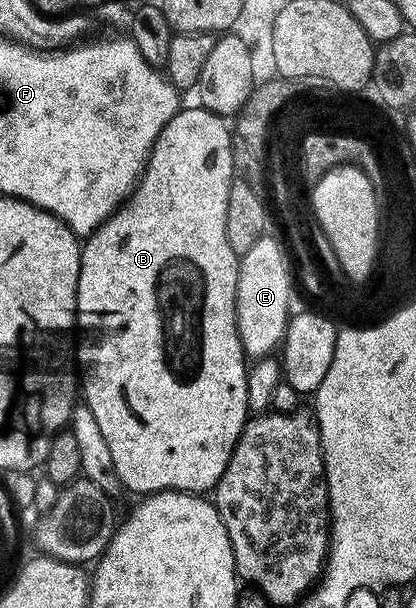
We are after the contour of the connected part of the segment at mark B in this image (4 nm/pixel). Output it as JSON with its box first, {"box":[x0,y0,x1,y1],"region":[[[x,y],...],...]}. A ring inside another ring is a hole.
{"box":[77,109,251,496],"region":[[[179,109],[178,114],[166,125],[162,135],[156,140],[146,173],[142,175],[132,197],[126,205],[107,220],[96,233],[89,235],[82,246],[82,271],[79,278],[77,325],[82,328],[82,362],[86,365],[84,378],[84,402],[90,405],[90,414],[106,441],[106,450],[114,461],[114,474],[138,496],[151,494],[197,494],[206,496],[217,491],[222,477],[230,467],[232,456],[238,447],[242,433],[251,417],[249,396],[248,357],[242,347],[238,332],[237,284],[240,255],[228,244],[228,200],[230,189],[236,180],[234,174],[234,146],[236,138],[227,119],[213,114],[211,110]],[[206,342],[206,358],[198,354]]]}

